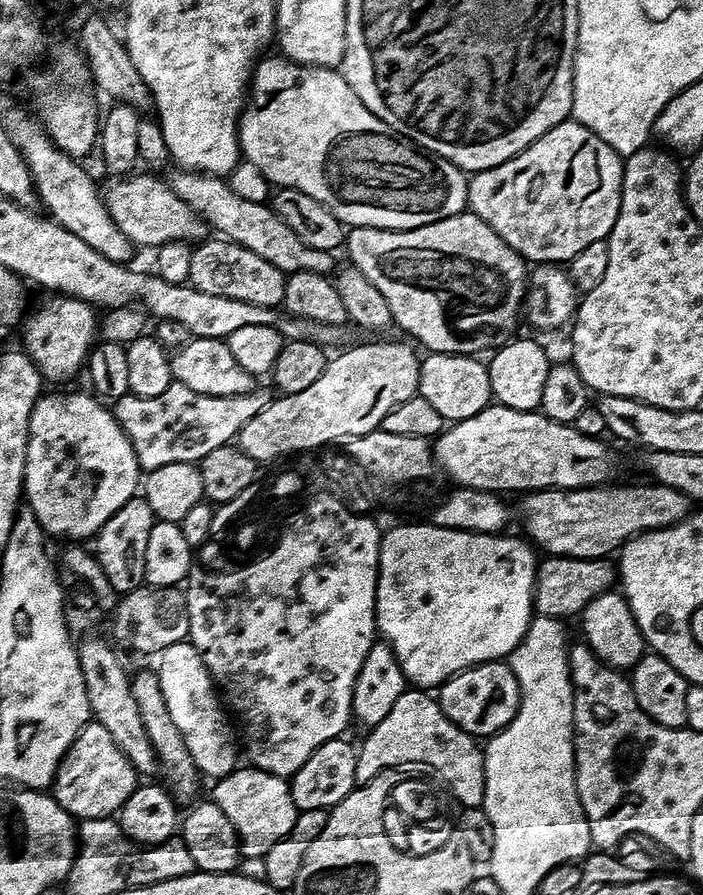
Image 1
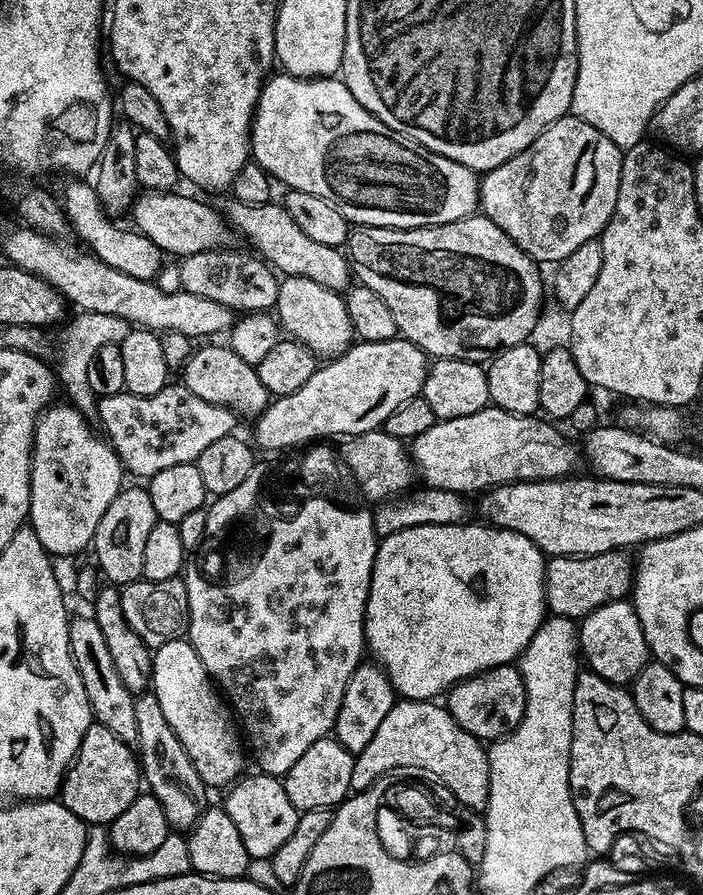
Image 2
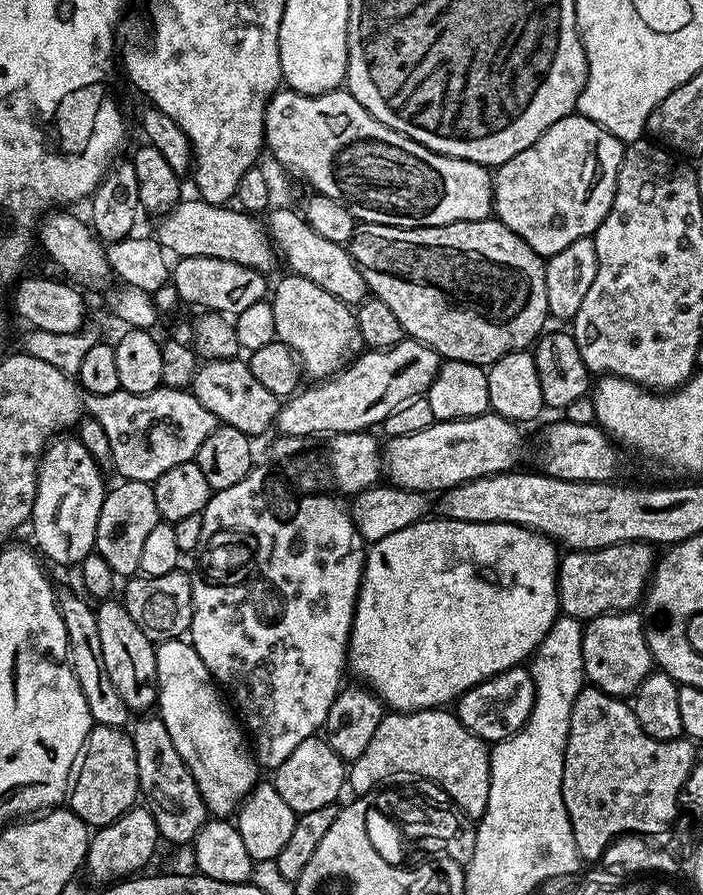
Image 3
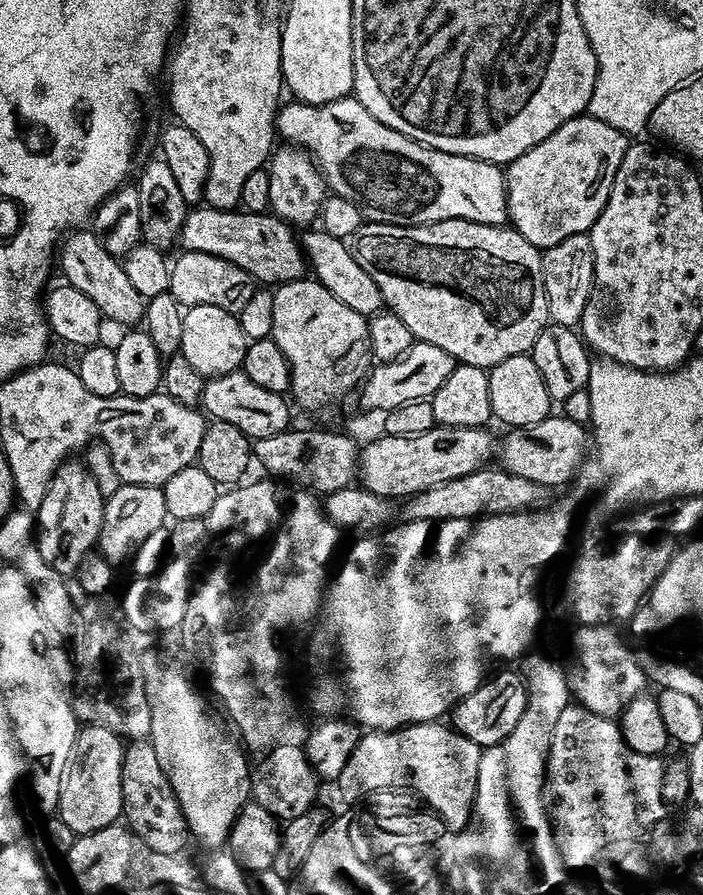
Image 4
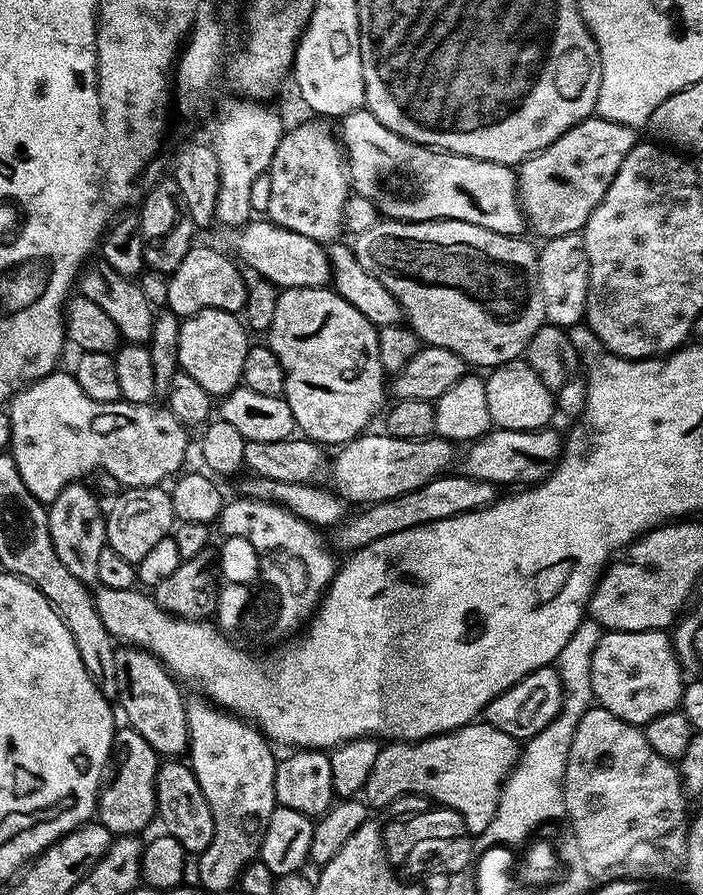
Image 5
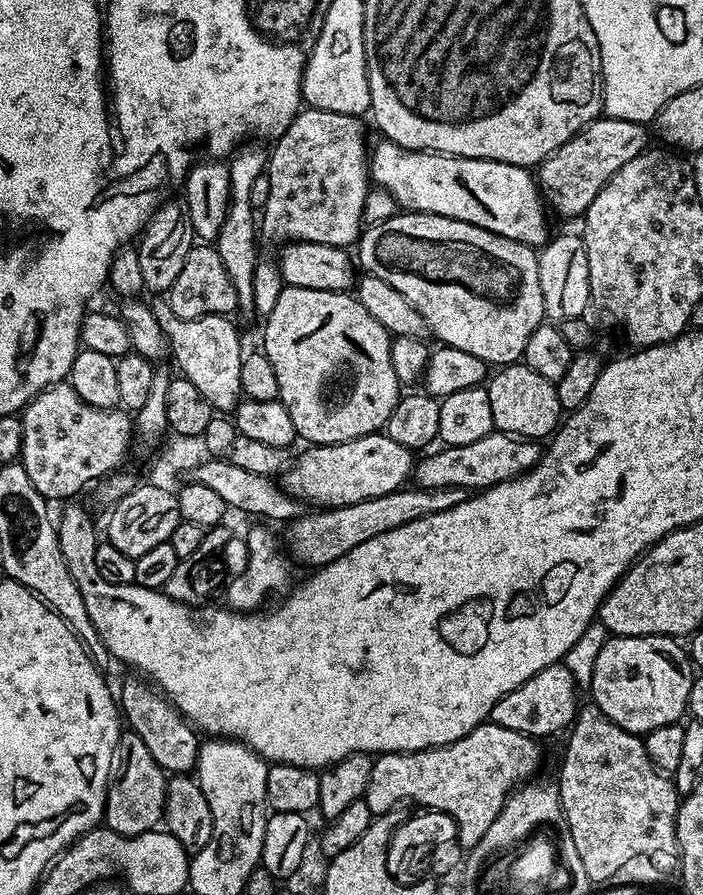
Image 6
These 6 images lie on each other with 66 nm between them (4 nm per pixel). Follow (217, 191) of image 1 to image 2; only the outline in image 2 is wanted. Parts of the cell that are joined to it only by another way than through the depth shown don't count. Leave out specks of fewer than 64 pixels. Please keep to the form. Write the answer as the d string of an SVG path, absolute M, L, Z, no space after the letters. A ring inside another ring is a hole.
M229 199L227 203L226 219L229 225L239 235L241 232L253 244L251 247L255 249L260 259L271 264L281 277L310 278L310 282L318 282L318 286L326 286L341 294L347 293L354 280L352 265L349 264L347 255L341 249L322 246L322 242L314 242L314 238L308 237L298 227L298 222L290 218L283 203L269 202L250 206L246 202L233 199Z

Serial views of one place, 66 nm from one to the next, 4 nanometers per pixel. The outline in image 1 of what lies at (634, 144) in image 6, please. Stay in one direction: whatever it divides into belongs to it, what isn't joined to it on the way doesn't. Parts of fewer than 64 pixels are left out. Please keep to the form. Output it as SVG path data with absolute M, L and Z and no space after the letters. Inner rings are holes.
M571 118L546 130L525 152L493 168L471 173L468 182L468 208L506 246L533 265L563 265L571 262L590 242L607 240L620 209L624 160L594 130Z

